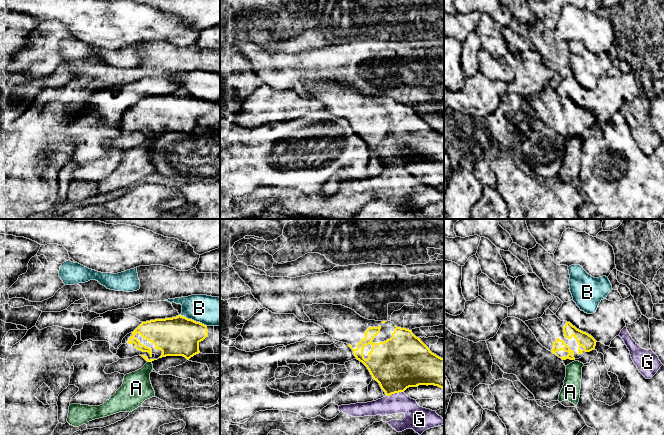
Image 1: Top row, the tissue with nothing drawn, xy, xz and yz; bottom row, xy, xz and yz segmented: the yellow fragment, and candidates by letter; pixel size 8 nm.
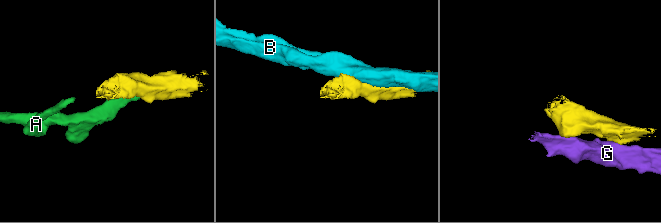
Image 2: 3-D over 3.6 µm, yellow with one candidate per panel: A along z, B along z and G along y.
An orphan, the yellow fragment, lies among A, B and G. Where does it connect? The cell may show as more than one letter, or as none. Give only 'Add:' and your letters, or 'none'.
Add: none

